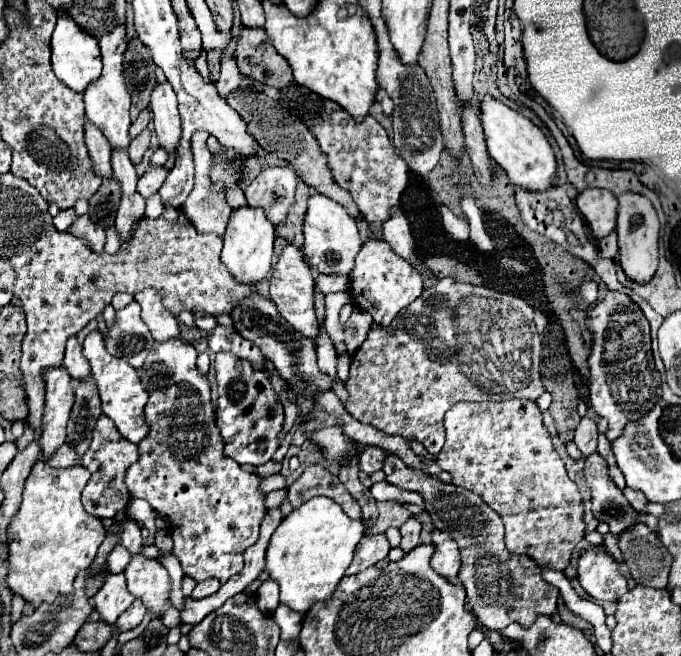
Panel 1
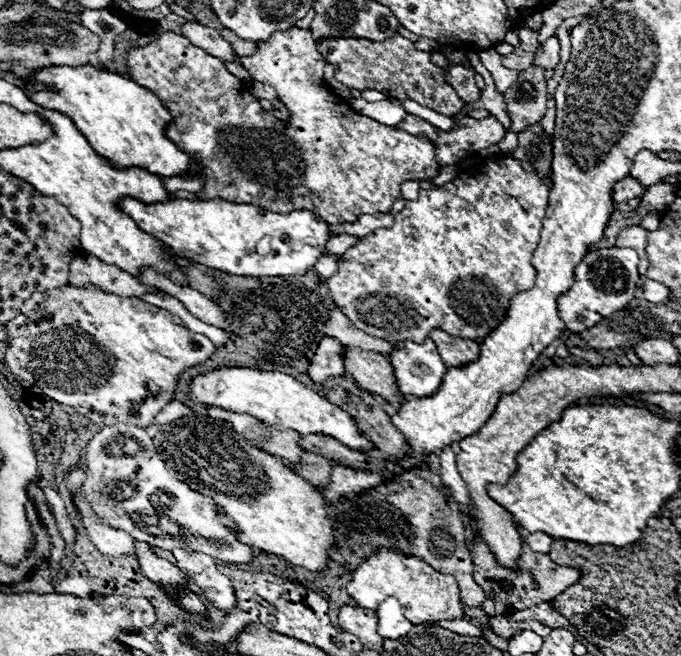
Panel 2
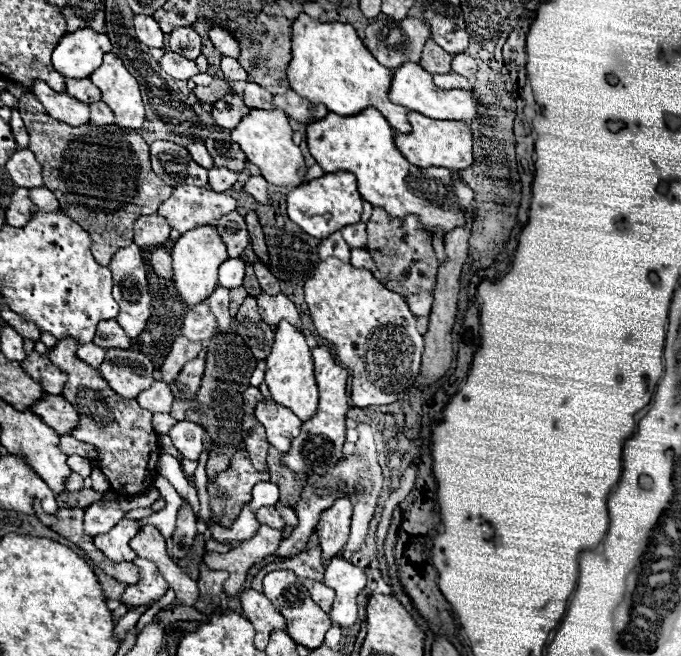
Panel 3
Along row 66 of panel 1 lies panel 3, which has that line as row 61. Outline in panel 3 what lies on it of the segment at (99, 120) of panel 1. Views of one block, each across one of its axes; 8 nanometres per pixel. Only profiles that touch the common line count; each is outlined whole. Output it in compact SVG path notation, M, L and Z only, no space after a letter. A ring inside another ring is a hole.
M108 52L102 66L90 74L90 80L102 90L102 100L112 108L120 128L142 128L146 116L140 84L116 54Z

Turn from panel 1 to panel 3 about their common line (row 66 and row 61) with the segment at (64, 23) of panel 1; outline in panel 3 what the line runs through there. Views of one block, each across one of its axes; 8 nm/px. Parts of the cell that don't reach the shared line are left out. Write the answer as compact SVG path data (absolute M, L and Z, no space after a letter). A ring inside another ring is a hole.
M78 28L76 32L62 36L58 46L54 48L52 64L66 78L88 78L102 64L102 56L110 50L112 50L112 44L106 34L94 32L92 28Z

